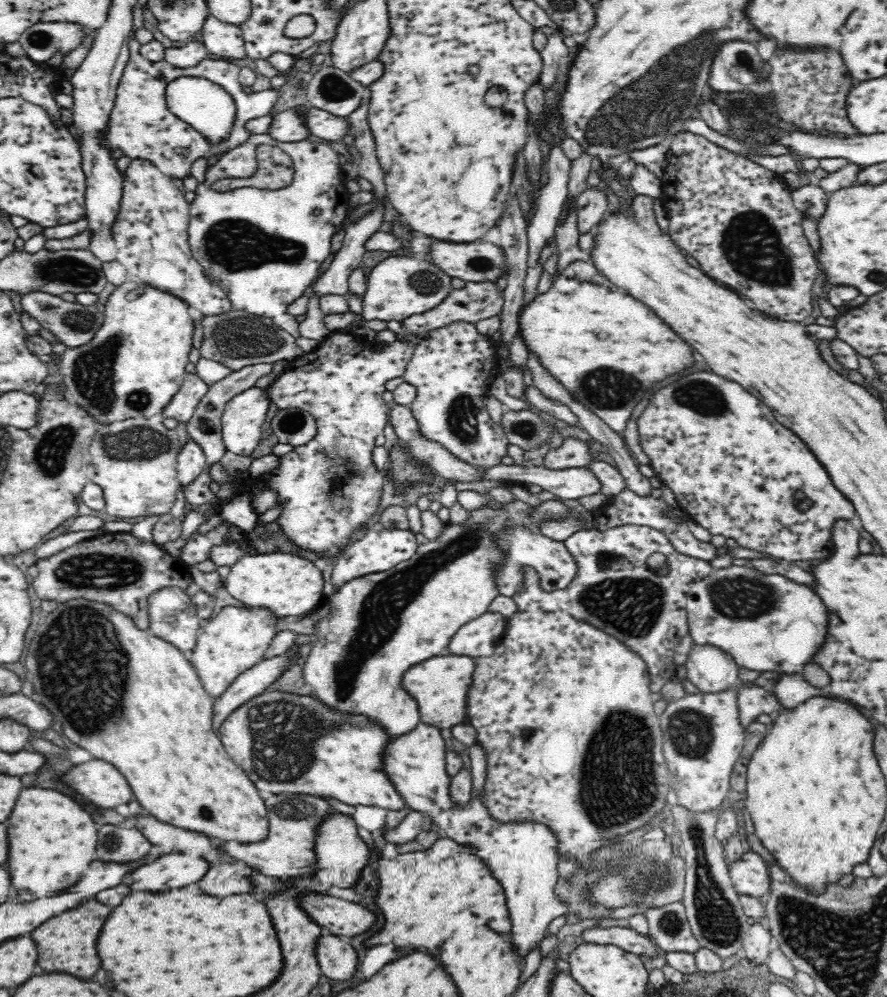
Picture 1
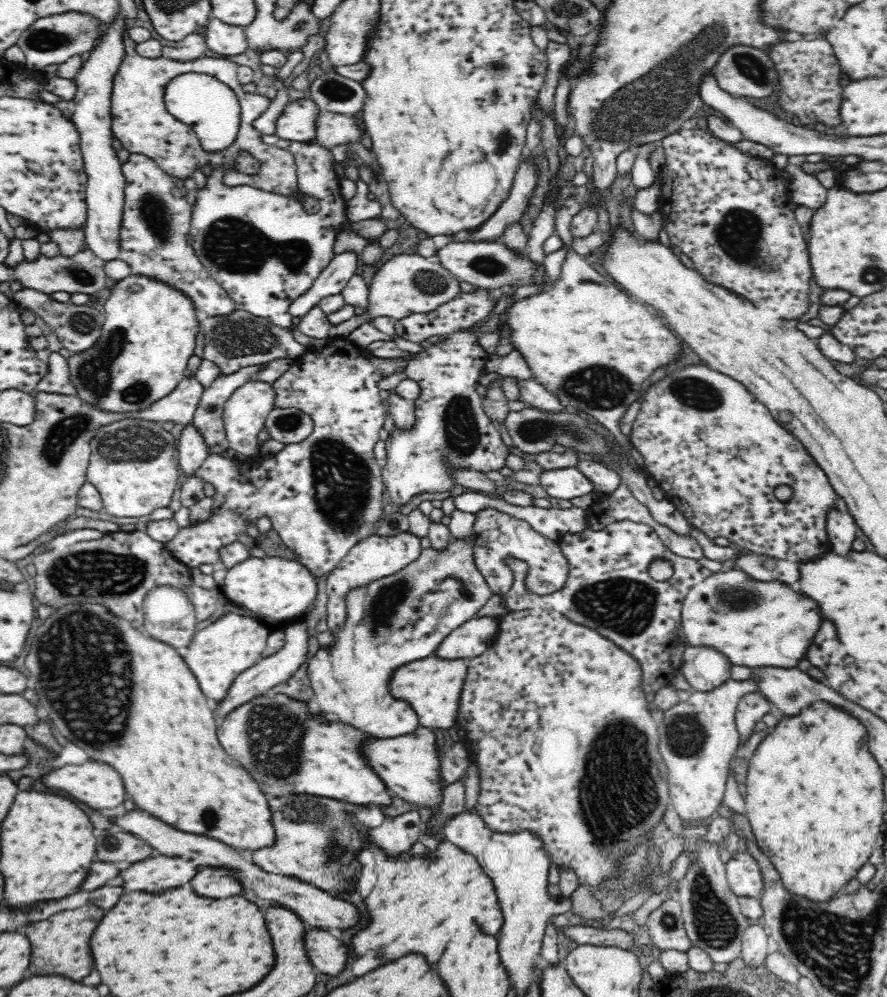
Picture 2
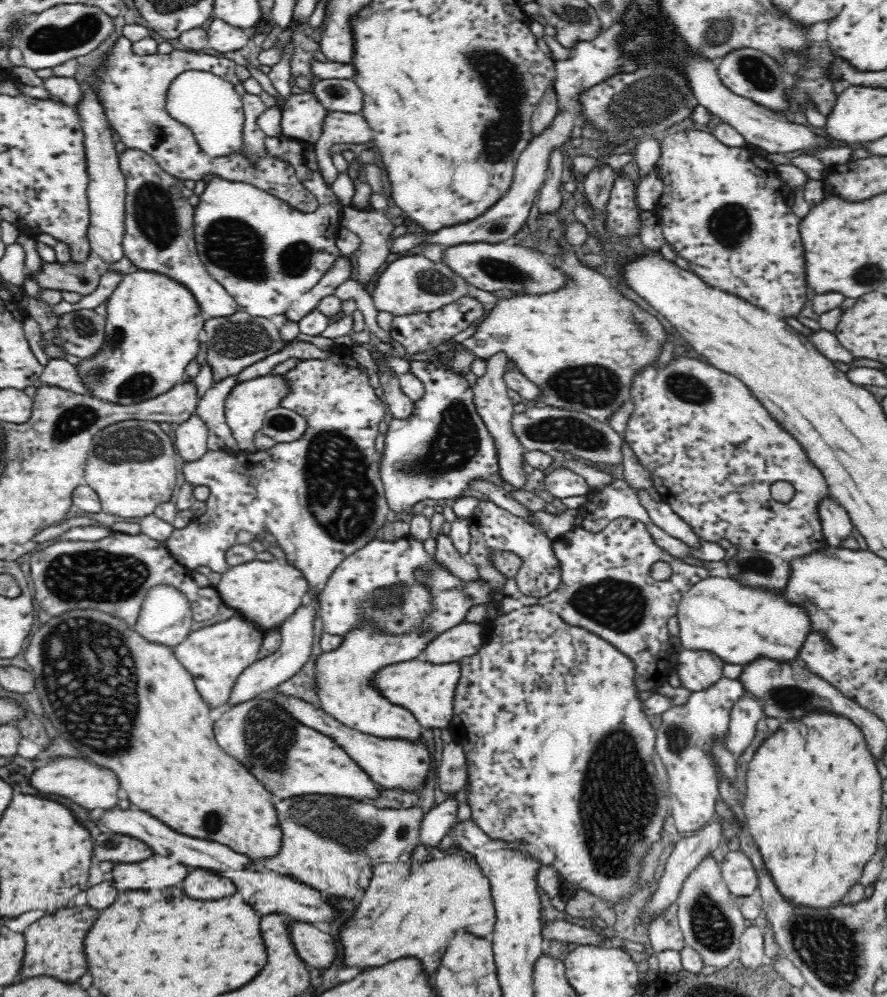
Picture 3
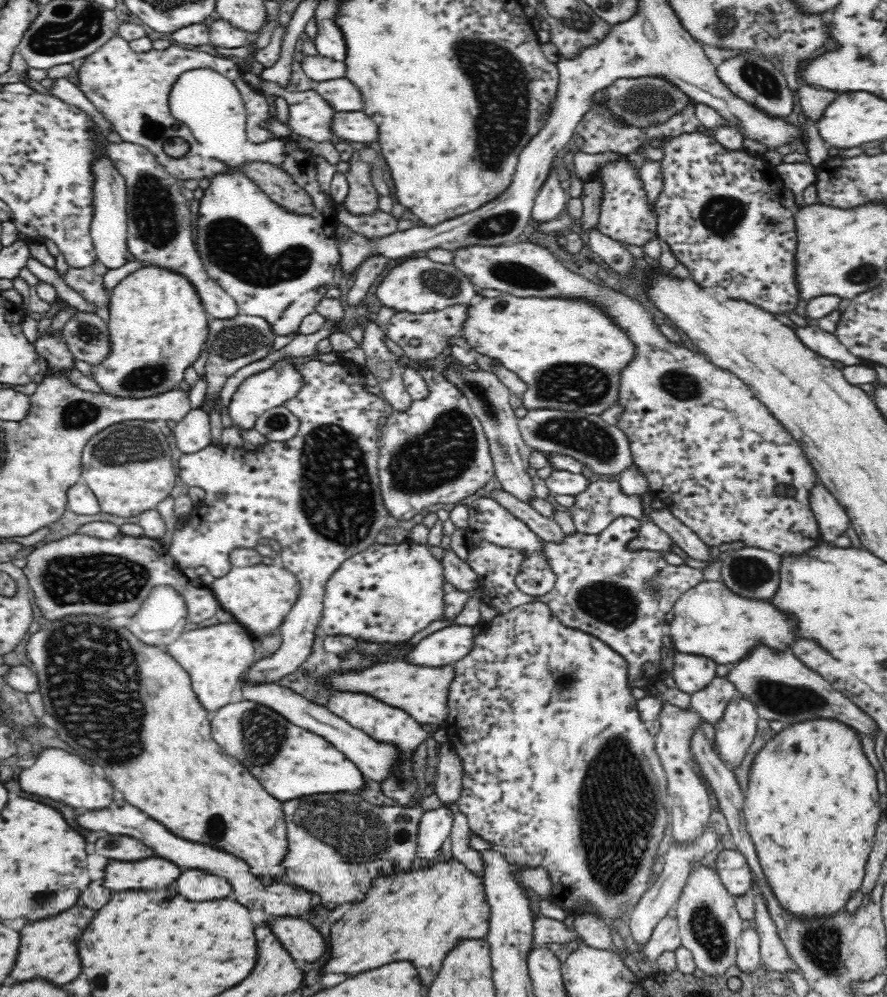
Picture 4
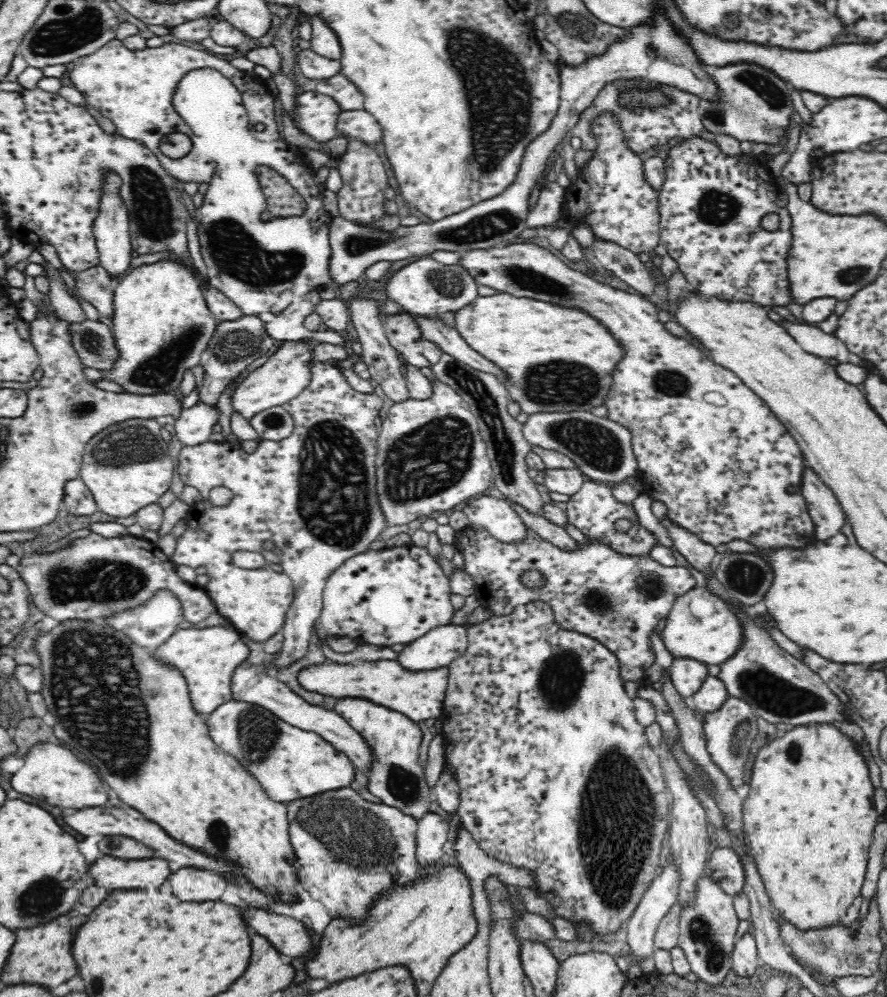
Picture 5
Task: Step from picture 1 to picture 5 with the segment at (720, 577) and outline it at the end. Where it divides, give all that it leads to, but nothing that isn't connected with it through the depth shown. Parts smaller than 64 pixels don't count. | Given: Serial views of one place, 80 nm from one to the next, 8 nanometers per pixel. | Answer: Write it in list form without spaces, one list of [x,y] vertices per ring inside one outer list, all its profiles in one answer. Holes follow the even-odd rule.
[[[694,587],[679,596],[659,628],[659,637],[673,658],[698,660],[704,664],[722,664],[742,644],[738,617],[720,597],[706,587]]]

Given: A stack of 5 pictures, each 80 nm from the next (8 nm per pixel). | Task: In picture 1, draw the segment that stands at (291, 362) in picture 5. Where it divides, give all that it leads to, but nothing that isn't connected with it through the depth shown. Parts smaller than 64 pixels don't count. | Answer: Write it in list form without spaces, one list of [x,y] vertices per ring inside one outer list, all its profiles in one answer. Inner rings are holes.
[[[252,386],[225,405],[221,428],[227,450],[238,456],[250,456],[254,452],[271,403],[268,388]]]

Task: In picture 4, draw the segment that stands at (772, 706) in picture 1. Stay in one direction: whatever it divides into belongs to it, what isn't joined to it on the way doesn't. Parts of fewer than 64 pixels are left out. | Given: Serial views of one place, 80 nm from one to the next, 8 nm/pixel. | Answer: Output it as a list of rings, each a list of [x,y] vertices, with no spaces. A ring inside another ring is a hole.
[[[736,696],[724,708],[724,716],[712,724],[713,753],[730,770],[736,772],[744,762],[757,734],[757,708],[742,696]]]

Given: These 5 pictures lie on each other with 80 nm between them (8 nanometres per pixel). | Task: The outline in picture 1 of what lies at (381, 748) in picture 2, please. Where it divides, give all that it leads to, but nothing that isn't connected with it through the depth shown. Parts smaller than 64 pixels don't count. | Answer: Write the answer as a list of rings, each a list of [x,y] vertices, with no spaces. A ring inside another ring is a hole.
[[[420,724],[406,735],[392,738],[383,751],[383,771],[388,775],[394,789],[407,806],[432,816],[446,837],[460,845],[474,849],[476,856],[484,861],[490,873],[502,885],[506,897],[506,909],[510,917],[507,939],[512,951],[525,960],[528,953],[538,948],[548,931],[548,924],[570,912],[570,905],[561,902],[554,892],[558,882],[558,853],[556,835],[540,823],[498,823],[489,816],[483,806],[482,794],[478,800],[470,800],[464,808],[453,806],[450,795],[451,778],[446,771],[445,745],[440,729]]]

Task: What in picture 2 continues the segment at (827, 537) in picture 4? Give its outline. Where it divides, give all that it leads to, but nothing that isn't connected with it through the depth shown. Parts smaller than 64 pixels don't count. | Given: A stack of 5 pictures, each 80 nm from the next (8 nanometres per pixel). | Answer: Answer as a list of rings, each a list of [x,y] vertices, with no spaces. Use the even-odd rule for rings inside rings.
[[[844,507],[830,508],[826,512],[826,531],[829,544],[836,550],[836,552],[846,552],[852,542],[858,537],[858,530],[860,530],[854,518],[848,514]]]

